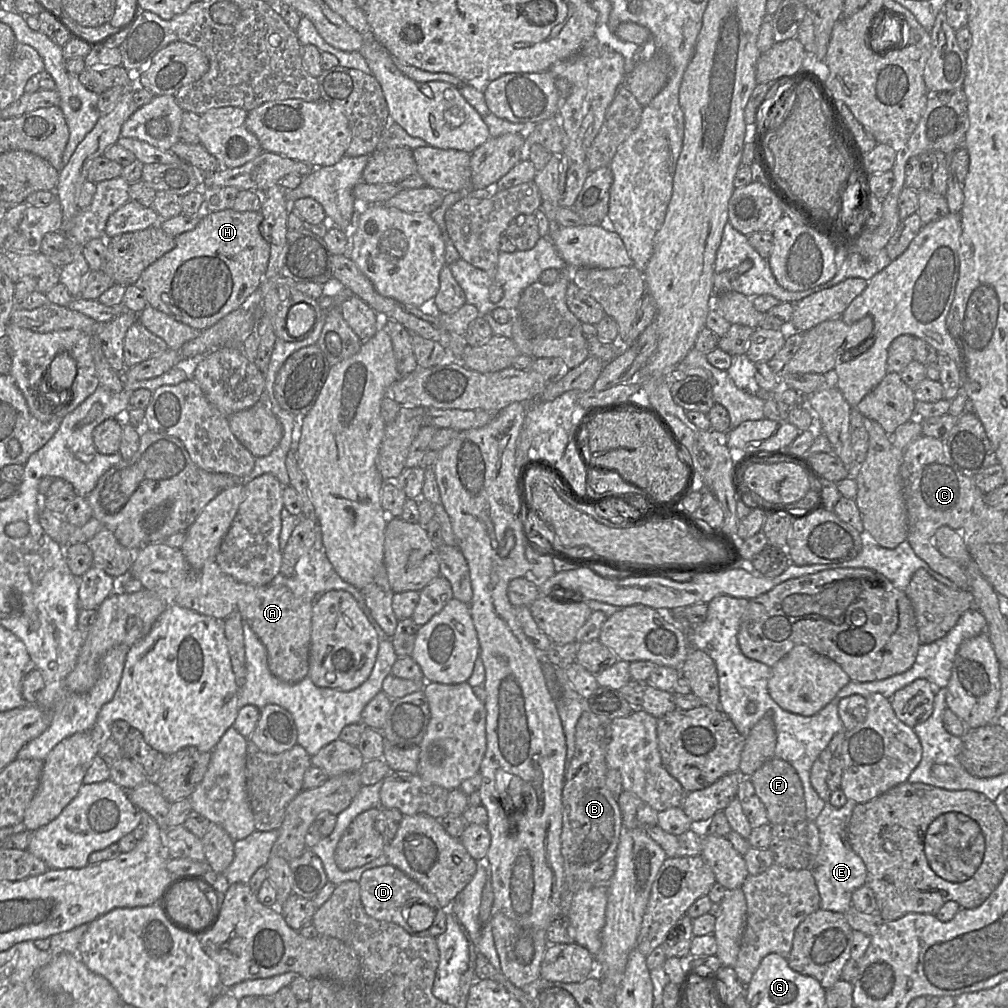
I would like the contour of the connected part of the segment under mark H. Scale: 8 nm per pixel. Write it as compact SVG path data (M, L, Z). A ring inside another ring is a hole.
M225 209L203 212L194 229L175 237L175 247L142 272L138 286L143 290L148 306L198 331L213 326L229 313L247 306L256 298L263 283L270 256L270 245L260 232L262 221L260 211Z

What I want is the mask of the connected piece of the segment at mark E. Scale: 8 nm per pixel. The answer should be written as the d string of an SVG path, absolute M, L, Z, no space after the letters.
M847 800L845 805L836 808L825 803L815 820L820 834L820 849L813 859L811 871L820 895L820 909L823 910L845 913L852 907L853 892L866 885L866 867L848 839L848 823L856 804Z

